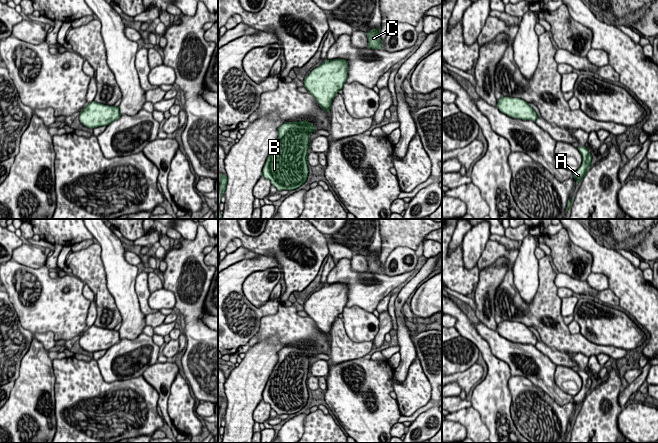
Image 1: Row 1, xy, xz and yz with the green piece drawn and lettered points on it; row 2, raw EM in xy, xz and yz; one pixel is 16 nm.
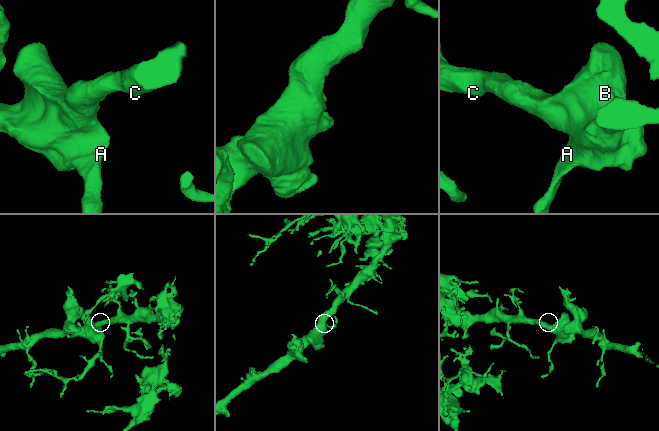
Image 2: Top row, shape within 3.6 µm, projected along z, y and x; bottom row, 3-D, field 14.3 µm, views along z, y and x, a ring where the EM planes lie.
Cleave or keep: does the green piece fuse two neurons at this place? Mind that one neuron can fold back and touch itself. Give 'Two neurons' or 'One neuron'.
One neuron

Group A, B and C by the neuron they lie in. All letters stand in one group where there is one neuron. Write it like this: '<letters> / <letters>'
A B C

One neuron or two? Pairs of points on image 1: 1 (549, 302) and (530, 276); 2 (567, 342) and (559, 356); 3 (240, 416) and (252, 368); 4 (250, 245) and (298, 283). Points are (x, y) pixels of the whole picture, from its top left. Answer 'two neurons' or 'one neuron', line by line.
1: two neurons
2: two neurons
3: one neuron
4: one neuron

